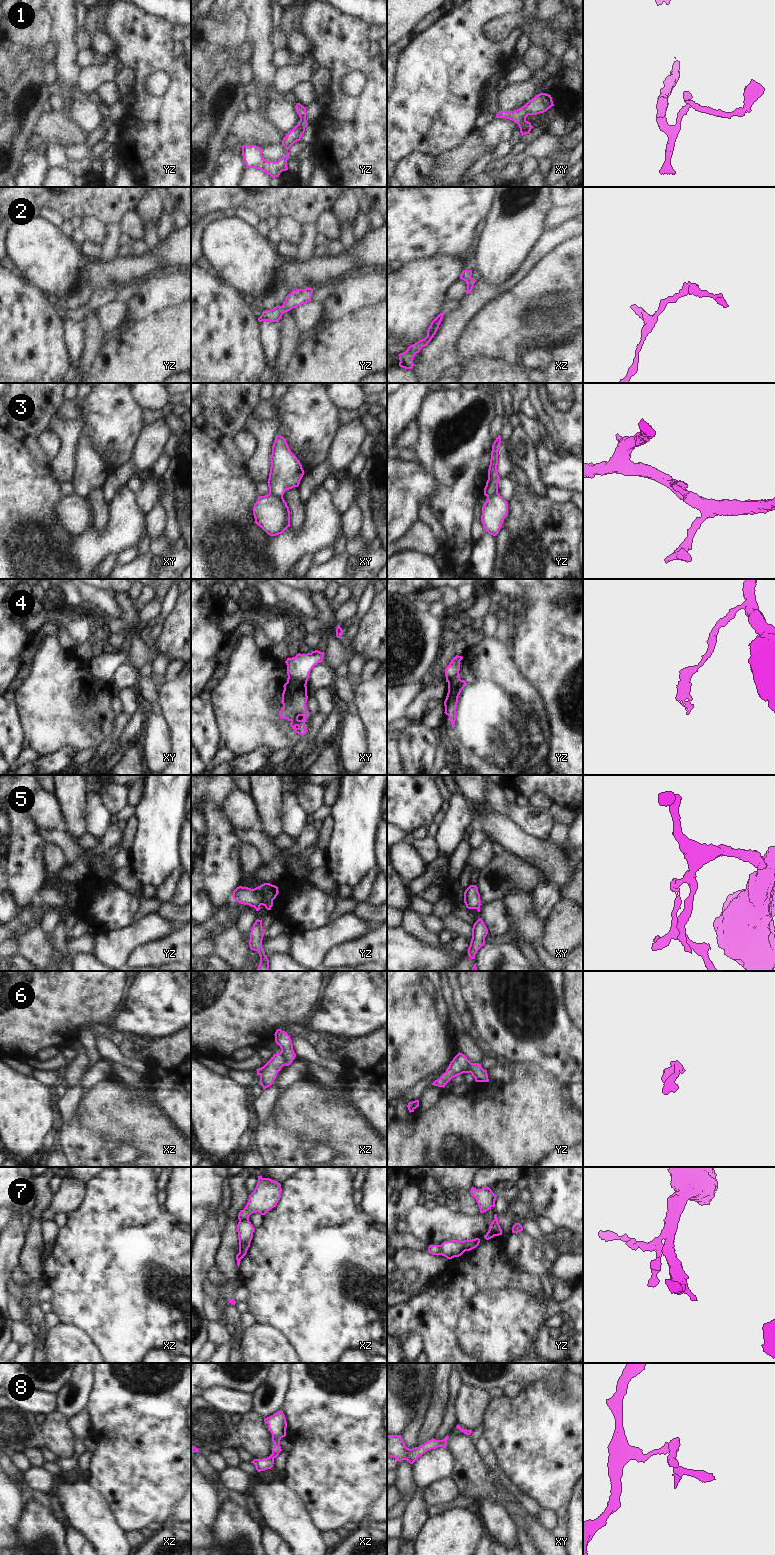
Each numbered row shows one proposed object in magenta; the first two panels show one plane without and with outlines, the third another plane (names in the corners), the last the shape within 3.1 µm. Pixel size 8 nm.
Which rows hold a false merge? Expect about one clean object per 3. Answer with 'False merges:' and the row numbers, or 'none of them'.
False merges: 3, 4, 5, 6, 7

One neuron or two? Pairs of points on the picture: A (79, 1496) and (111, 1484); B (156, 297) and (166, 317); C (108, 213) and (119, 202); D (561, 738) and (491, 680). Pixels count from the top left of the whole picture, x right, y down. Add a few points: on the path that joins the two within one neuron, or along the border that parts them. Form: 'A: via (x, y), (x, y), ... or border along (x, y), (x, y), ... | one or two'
A: border along (85, 1481), (103, 1497), (110, 1507) | two
B: border along (180, 303), (160, 309), (142, 320) | two
C: via (111, 210), (116, 205) | one
D: border along (544, 705), (548, 721), (548, 740) | two

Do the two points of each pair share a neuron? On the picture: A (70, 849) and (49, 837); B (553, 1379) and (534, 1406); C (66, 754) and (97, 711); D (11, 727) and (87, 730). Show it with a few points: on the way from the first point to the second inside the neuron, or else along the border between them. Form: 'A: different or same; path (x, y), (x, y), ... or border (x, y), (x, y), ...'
A: same; path (65, 844), (58, 837), (54, 837)
B: different; border (563, 1373), (558, 1393), (544, 1378), (525, 1384)
C: different; border (76, 751), (72, 747), (60, 747), (48, 753)
D: different; border (15, 704), (23, 731), (23, 747)

